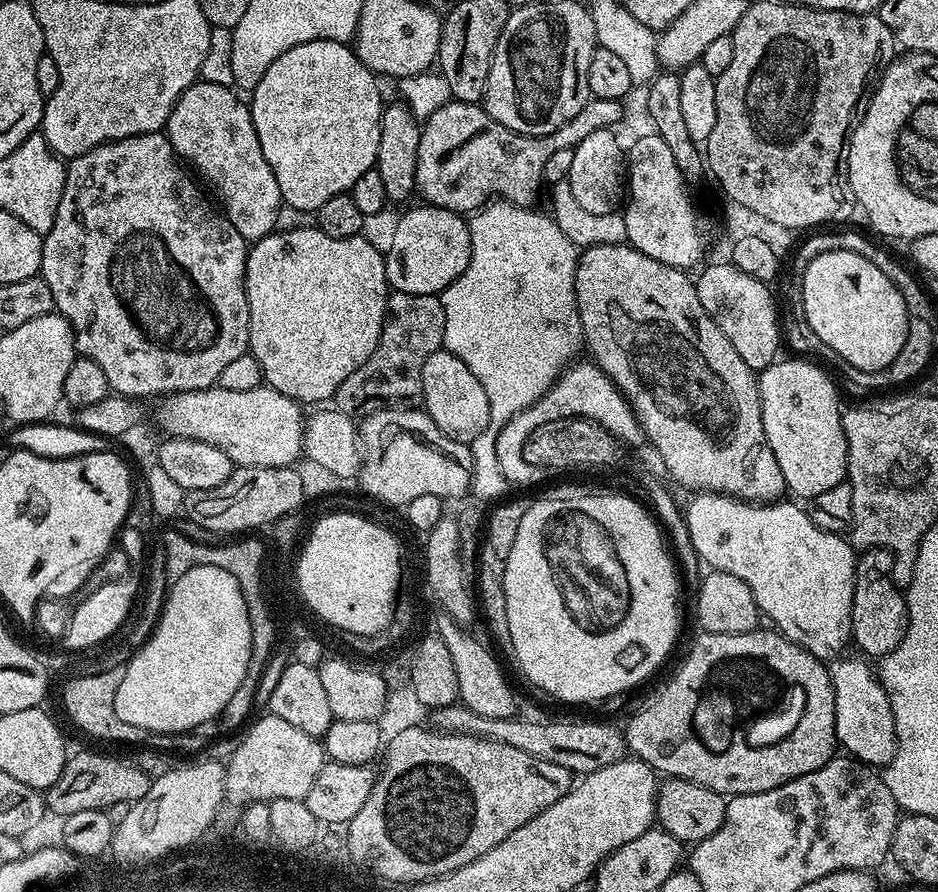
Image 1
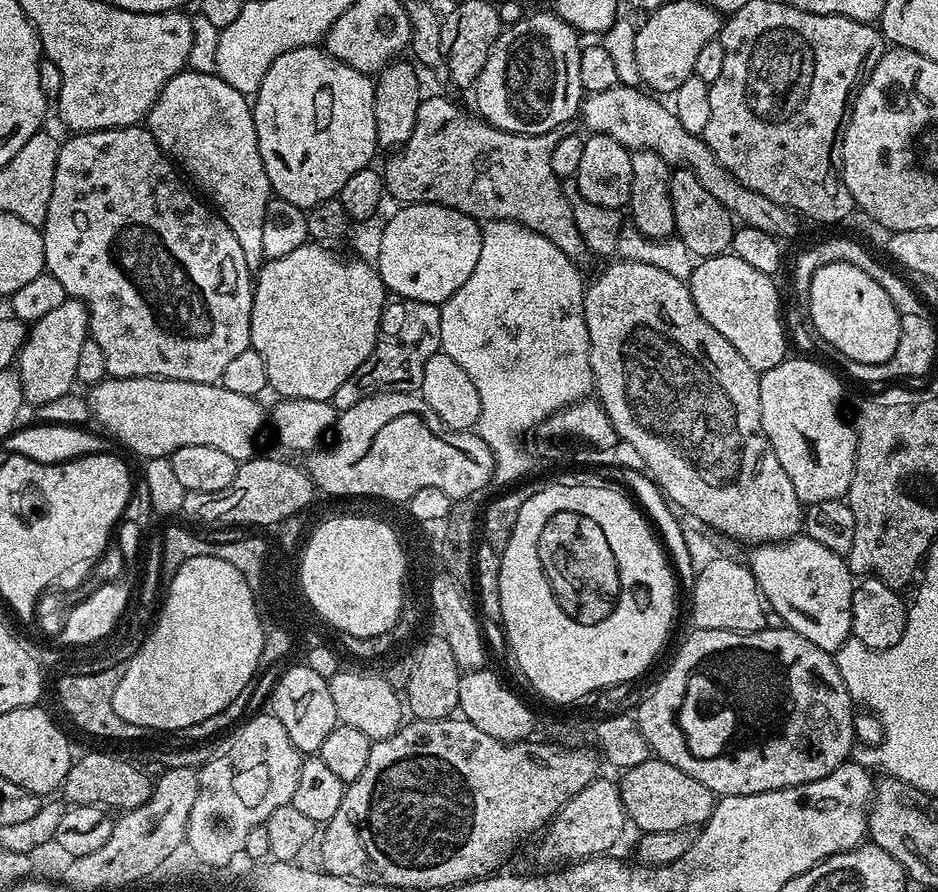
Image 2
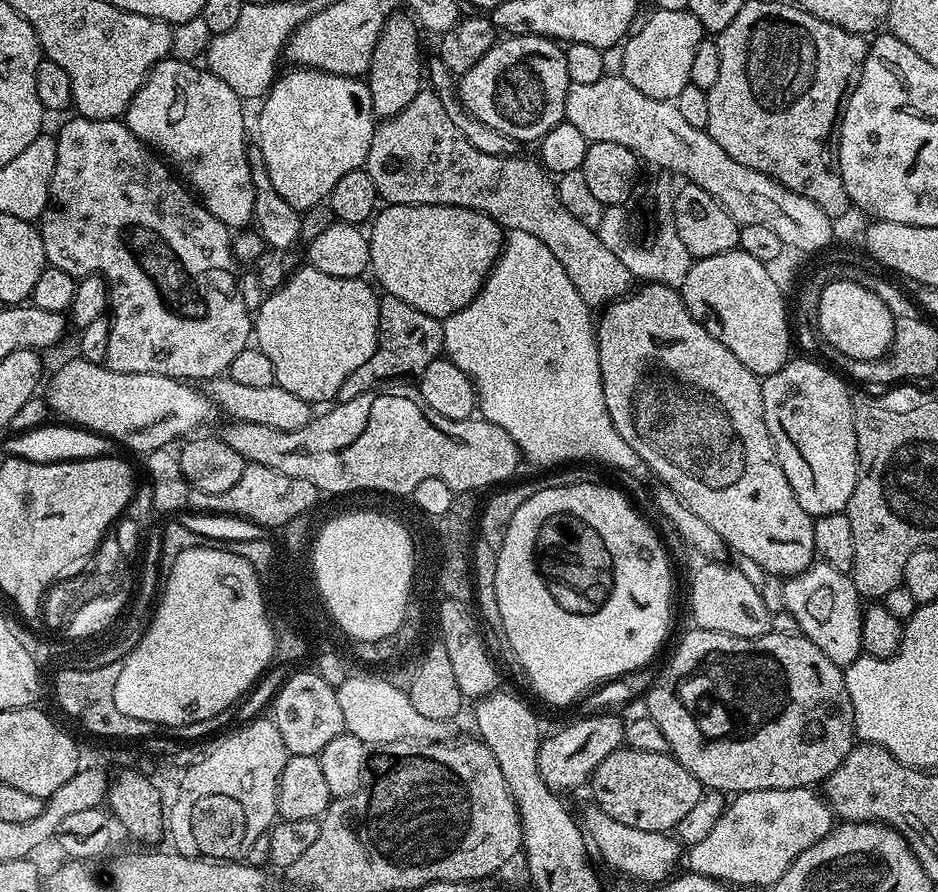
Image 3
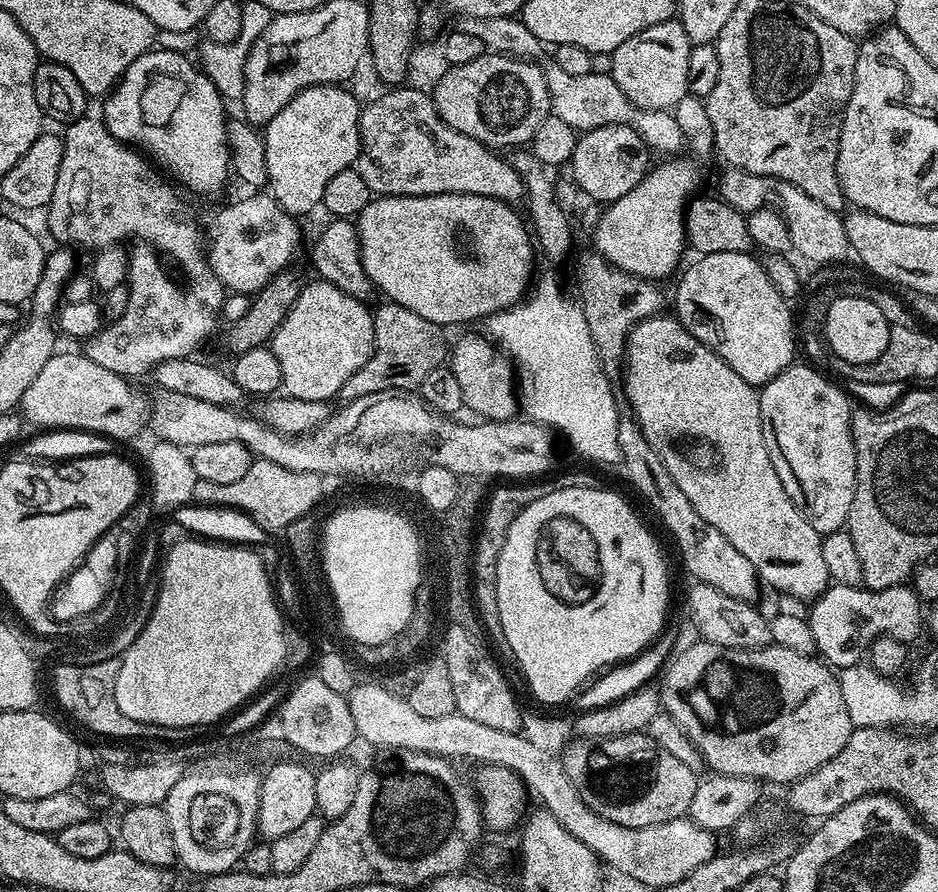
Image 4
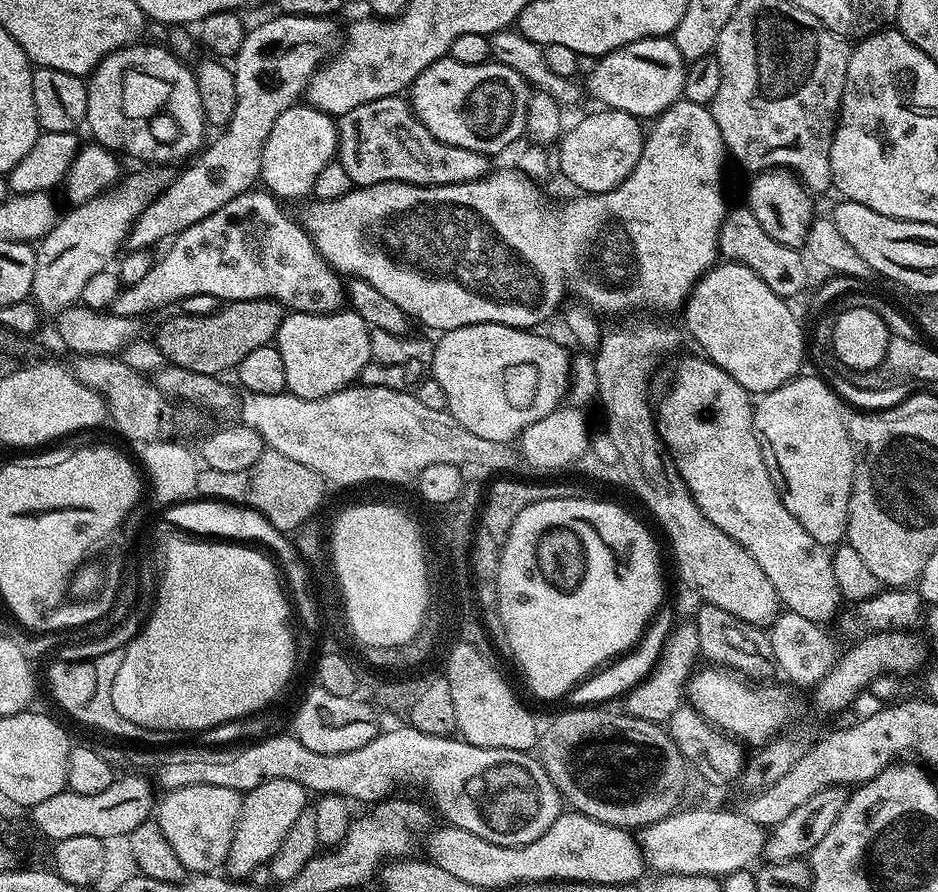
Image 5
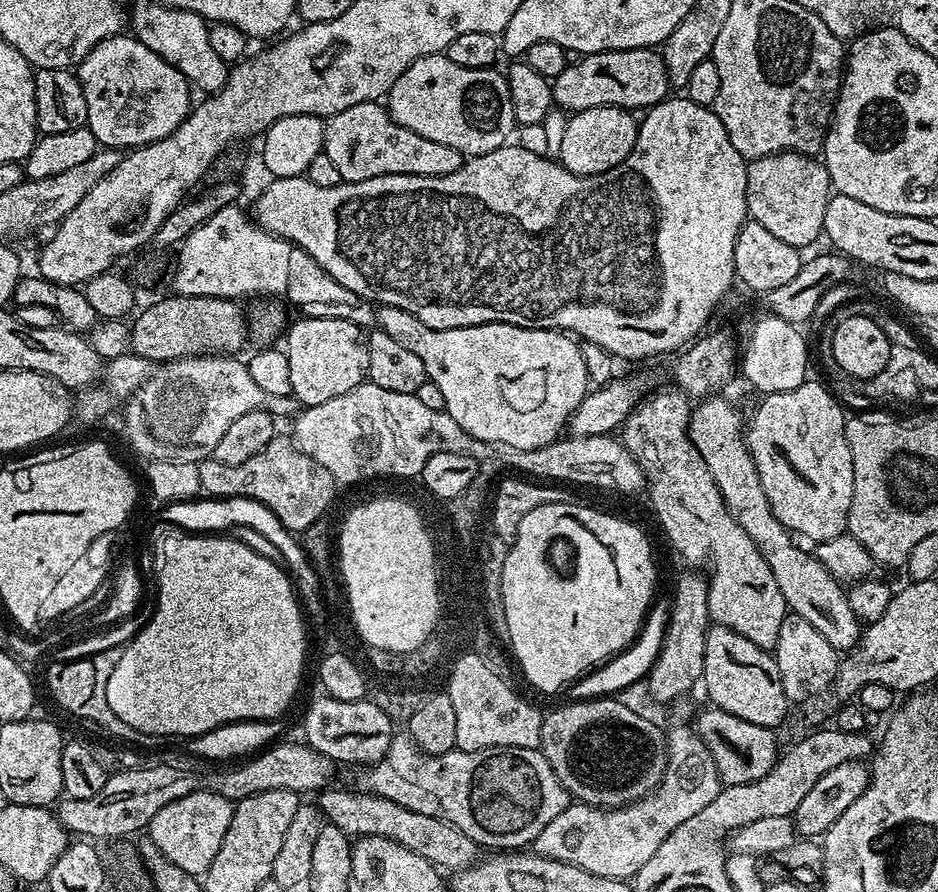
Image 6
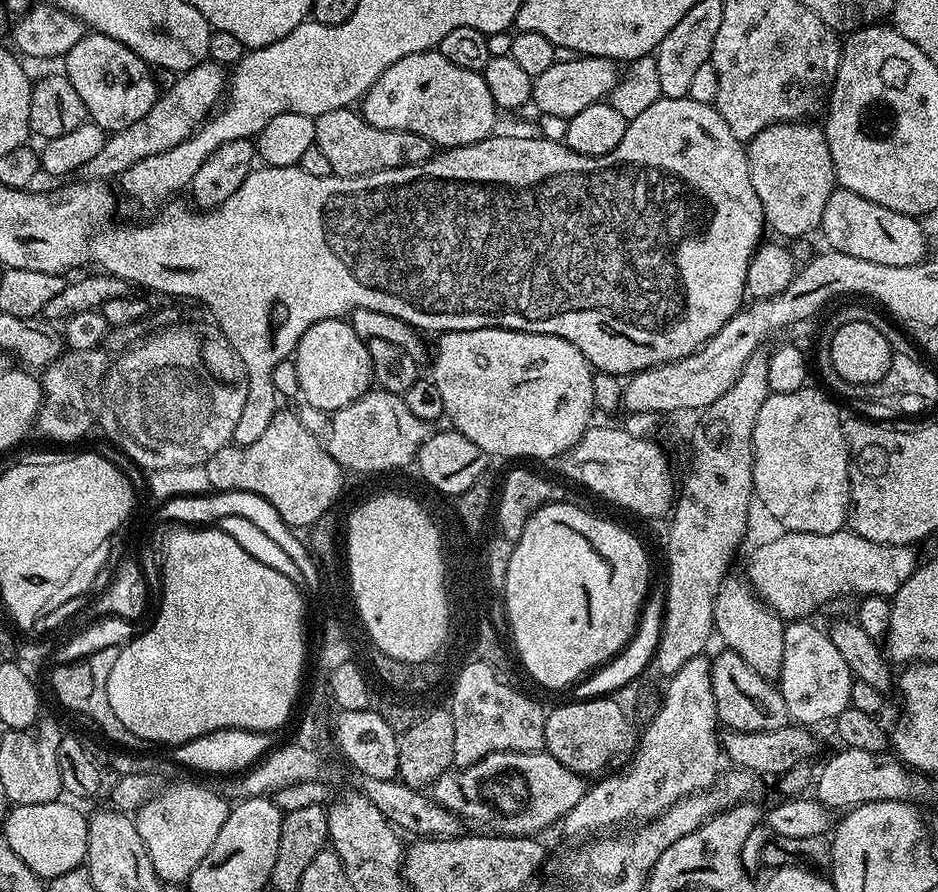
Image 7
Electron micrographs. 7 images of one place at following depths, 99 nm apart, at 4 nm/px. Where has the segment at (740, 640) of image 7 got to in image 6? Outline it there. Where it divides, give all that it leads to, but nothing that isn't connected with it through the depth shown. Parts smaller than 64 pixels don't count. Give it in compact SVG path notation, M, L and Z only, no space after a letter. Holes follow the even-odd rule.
M669 386L665 392L653 391L651 395L640 401L634 411L628 415L626 422L619 429L618 439L624 444L629 454L636 460L636 463L644 472L646 477L646 493L652 499L652 508L656 511L656 520L664 527L664 532L668 535L668 540L672 543L672 548L685 560L688 564L693 564L693 569L704 570L708 564L708 568L712 571L712 576L707 577L708 581L708 619L712 624L721 624L730 630L734 630L738 634L742 634L742 638L750 638L750 642L754 642L754 646L765 650L775 649L778 642L778 630L782 627L782 618L788 615L788 604L782 598L782 590L778 590L778 582L774 582L774 574L770 570L770 566L766 562L766 558L762 558L762 554L758 550L758 546L754 546L754 542L746 534L746 530L742 530L742 526L738 526L735 518L728 513L728 507L724 505L722 494L718 490L718 486L714 482L714 478L710 474L710 470L706 466L706 462L702 462L702 454L698 454L698 450L694 446L694 442L688 436L688 421L690 419L690 398L685 392L680 391L675 386Z

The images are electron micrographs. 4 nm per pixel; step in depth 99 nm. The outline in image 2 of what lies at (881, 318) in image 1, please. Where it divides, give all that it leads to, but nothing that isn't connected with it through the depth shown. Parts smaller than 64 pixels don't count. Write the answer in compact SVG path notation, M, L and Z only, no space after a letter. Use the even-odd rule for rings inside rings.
M842 261L830 262L830 266L822 266L822 270L812 275L809 306L810 318L813 319L818 334L826 342L830 342L834 350L842 350L846 358L854 358L854 362L877 364L886 362L886 358L894 354L898 346L901 314L894 306L894 302L890 302L890 294L886 294L886 290L882 290L882 286L878 286L878 282L874 282L874 278L866 274L866 270L858 270L858 266Z

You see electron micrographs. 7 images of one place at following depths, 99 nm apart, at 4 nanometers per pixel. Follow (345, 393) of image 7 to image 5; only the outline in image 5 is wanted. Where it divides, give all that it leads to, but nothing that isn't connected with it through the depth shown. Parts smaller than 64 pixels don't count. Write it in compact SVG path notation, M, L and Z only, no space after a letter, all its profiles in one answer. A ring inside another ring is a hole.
M341 310L338 312L294 312L289 311L280 324L276 332L274 346L282 354L282 362L286 365L286 389L298 398L326 398L338 390L355 385L361 379L364 367L370 358L370 329L357 312L351 310Z

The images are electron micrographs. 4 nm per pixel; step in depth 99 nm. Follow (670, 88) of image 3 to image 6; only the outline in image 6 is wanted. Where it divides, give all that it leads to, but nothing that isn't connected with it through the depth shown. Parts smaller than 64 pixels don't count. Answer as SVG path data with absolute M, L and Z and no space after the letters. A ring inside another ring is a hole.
M656 48L589 52L577 60L580 61L569 63L568 68L552 81L555 107L565 108L568 114L600 106L647 110L669 95L666 62Z

